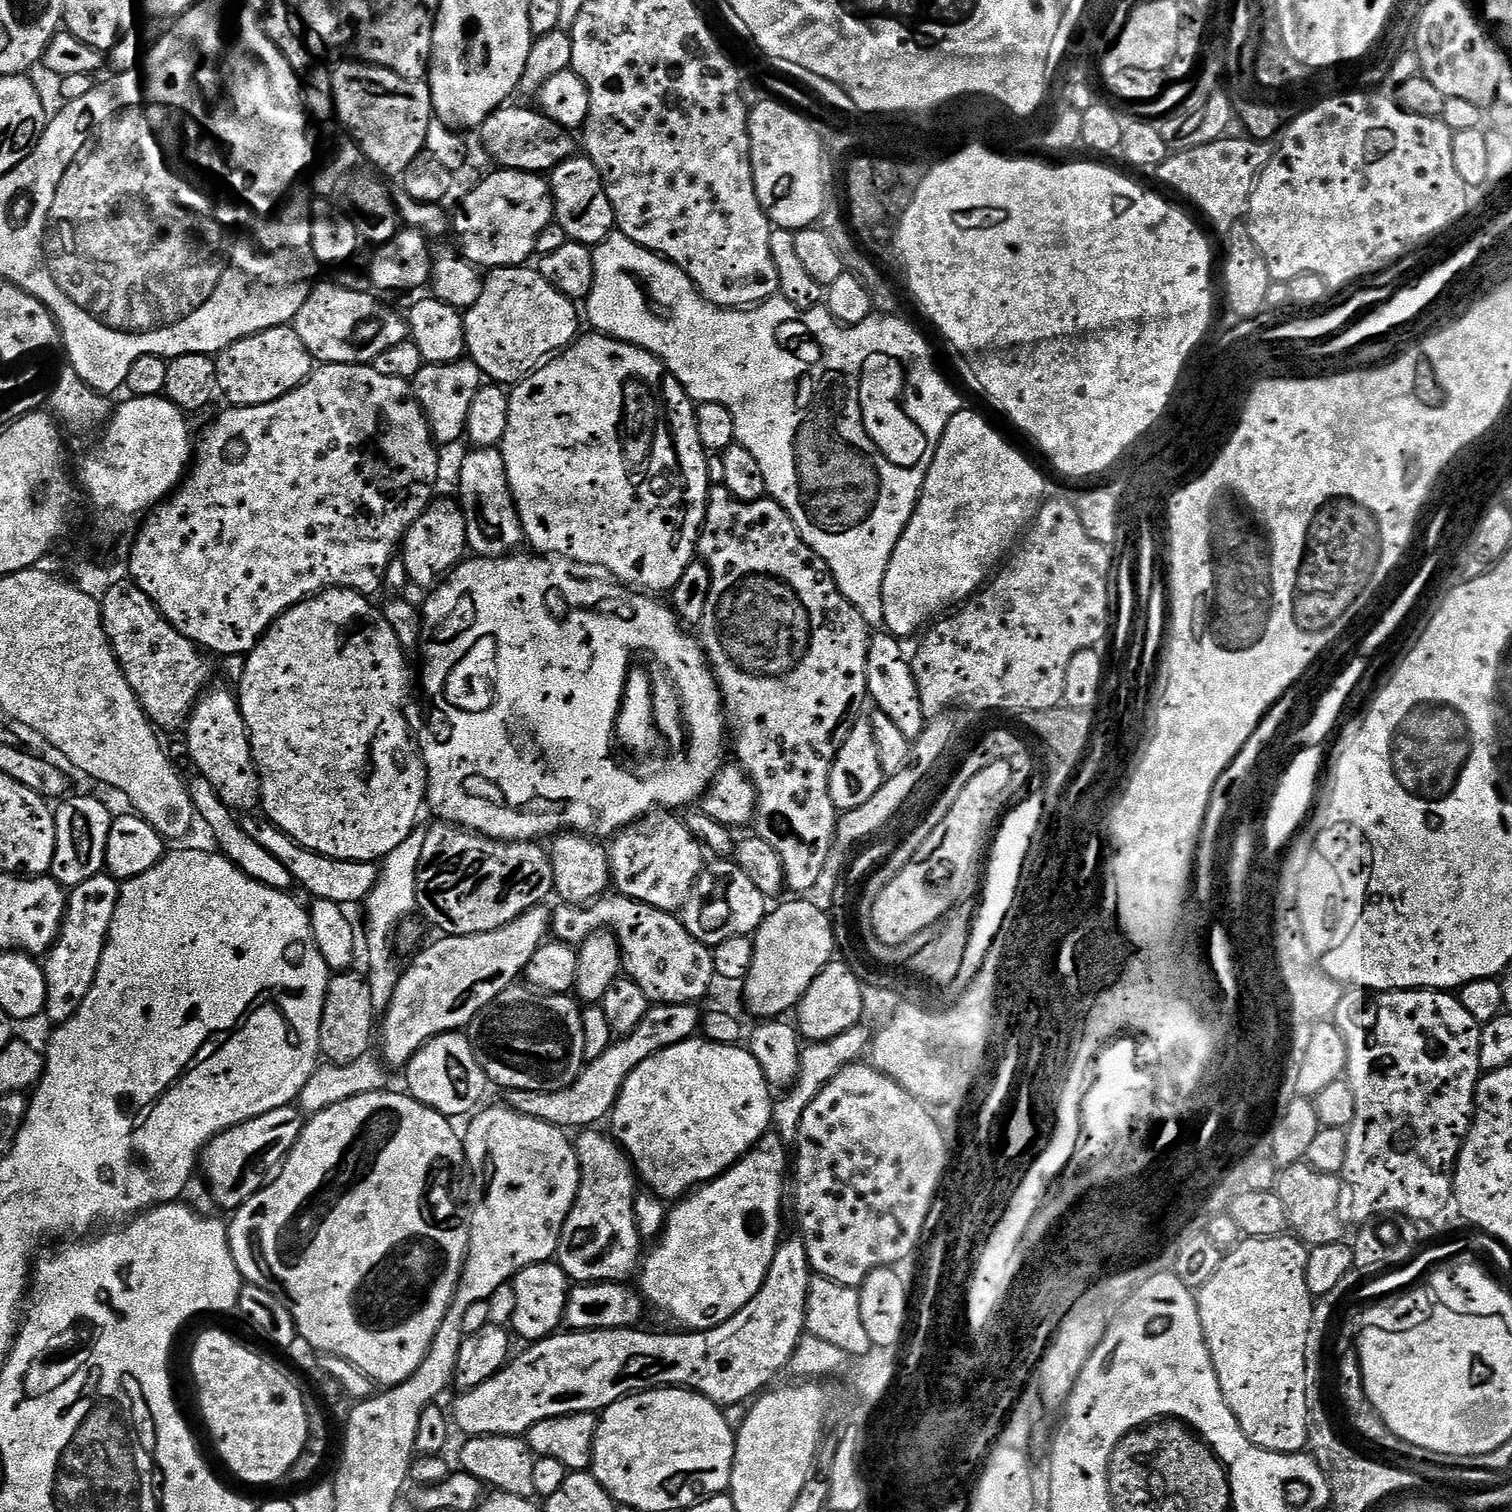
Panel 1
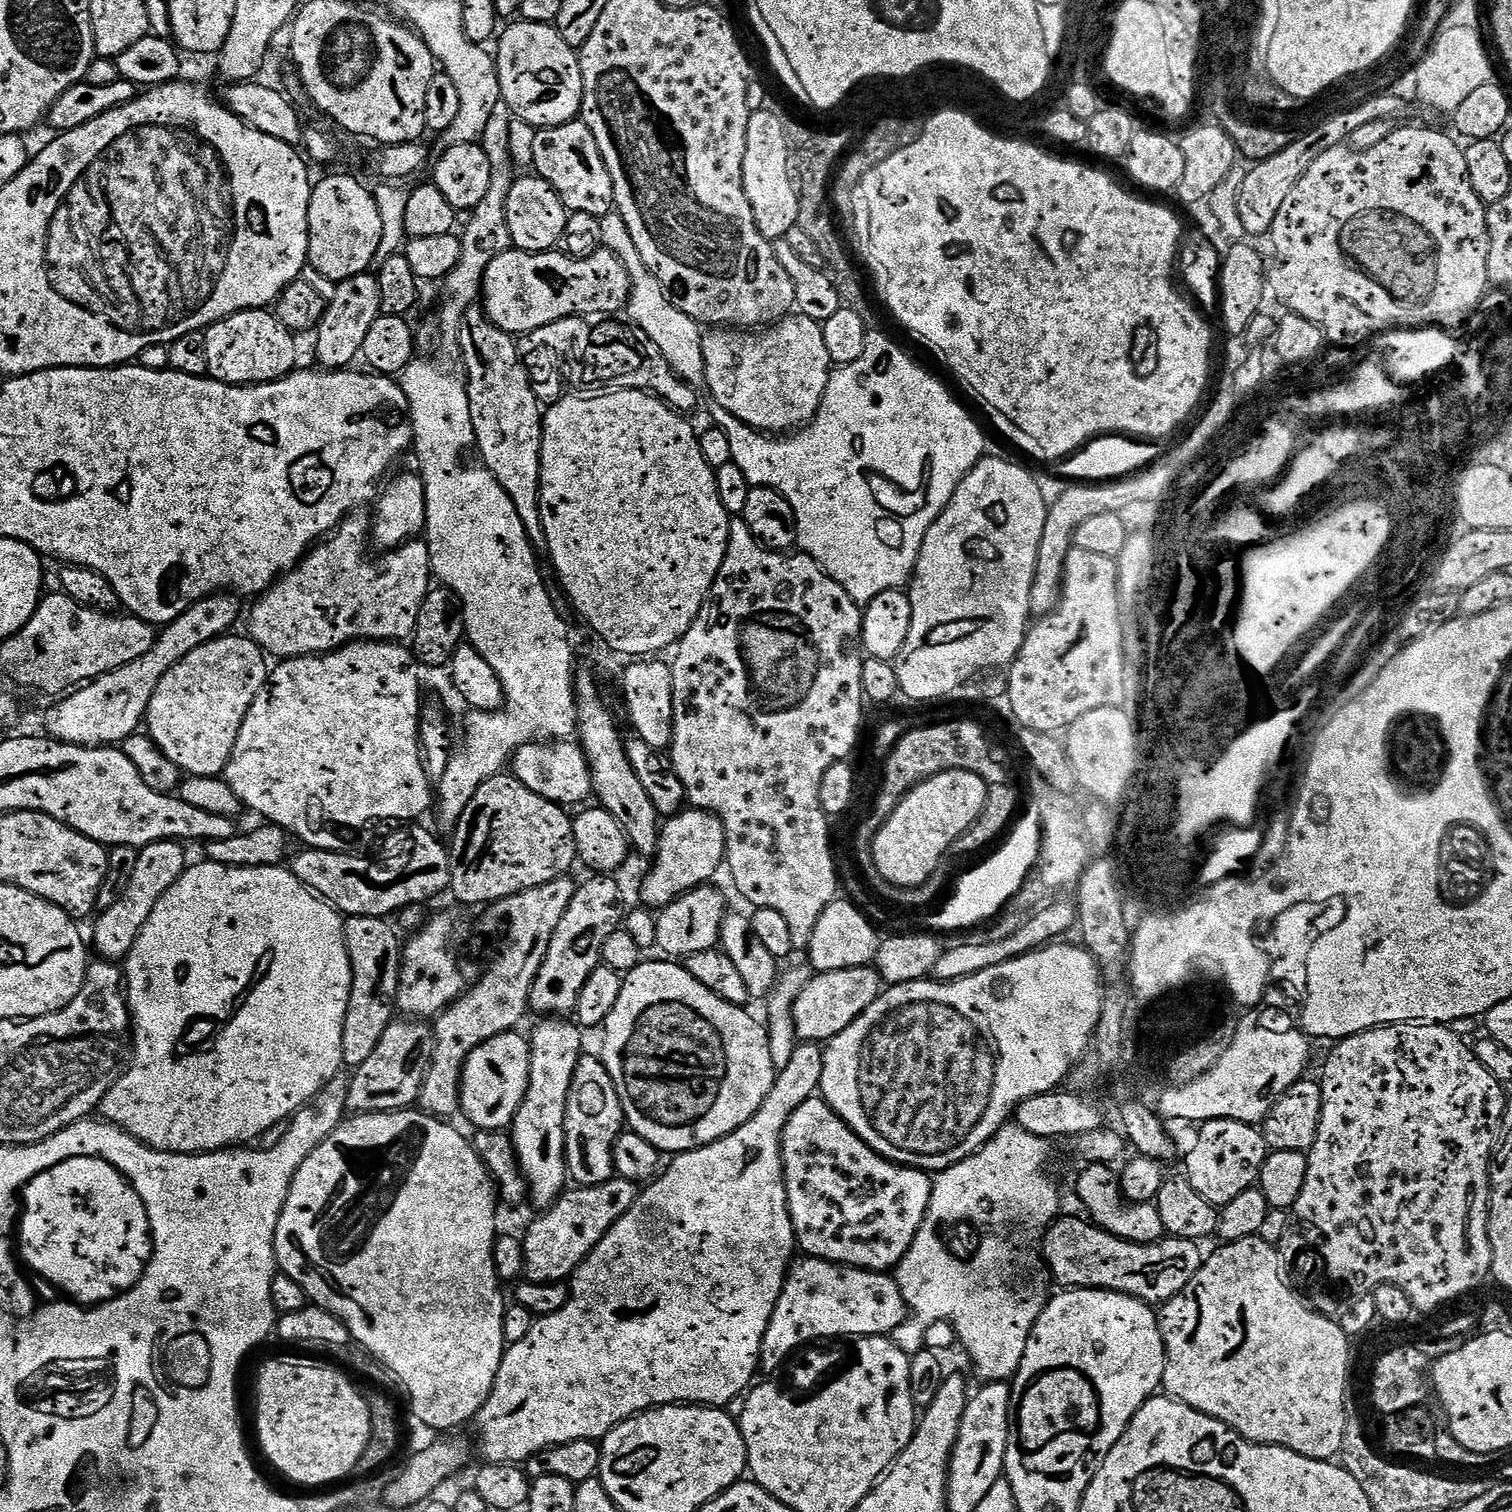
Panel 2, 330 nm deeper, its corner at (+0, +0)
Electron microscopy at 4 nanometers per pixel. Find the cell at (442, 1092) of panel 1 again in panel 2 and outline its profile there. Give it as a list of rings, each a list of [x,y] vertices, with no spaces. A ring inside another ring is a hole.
[[[519,1031],[504,1032],[501,1036],[490,1038],[482,1046],[475,1048],[464,1062],[460,1075],[460,1112],[476,1130],[504,1130],[511,1125],[524,1101],[528,1089],[528,1071],[530,1070],[529,1041],[519,1036]]]

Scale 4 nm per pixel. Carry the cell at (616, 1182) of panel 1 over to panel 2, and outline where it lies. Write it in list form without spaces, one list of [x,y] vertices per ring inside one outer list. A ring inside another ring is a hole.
[[[581,1055],[570,1082],[564,1119],[564,1163],[568,1166],[571,1183],[581,1188],[598,1186],[613,1179],[616,1171],[612,1148],[626,1128],[624,1107],[620,1104],[616,1082],[617,1080],[610,1078],[599,1055]]]

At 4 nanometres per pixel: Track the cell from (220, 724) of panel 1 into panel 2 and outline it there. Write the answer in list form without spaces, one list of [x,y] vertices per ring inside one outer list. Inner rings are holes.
[[[222,635],[186,654],[186,658],[158,682],[158,690],[154,690],[154,698],[150,698],[146,729],[153,742],[164,751],[165,758],[188,776],[220,776],[227,769],[234,742],[238,742],[238,730],[242,730],[242,722],[254,698],[268,683],[270,664],[267,664],[266,653],[247,635],[236,635]]]

